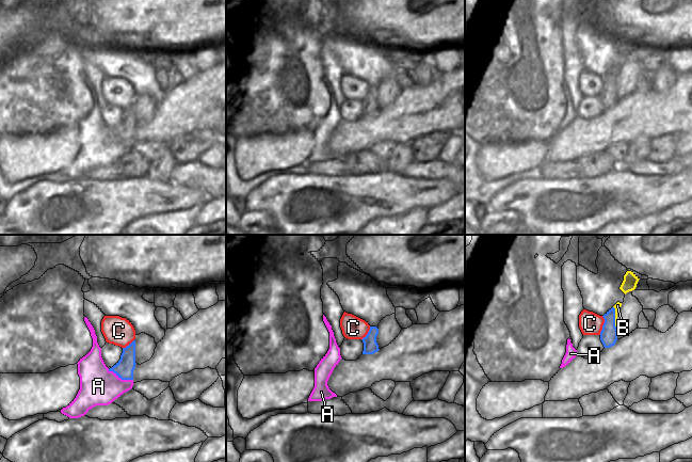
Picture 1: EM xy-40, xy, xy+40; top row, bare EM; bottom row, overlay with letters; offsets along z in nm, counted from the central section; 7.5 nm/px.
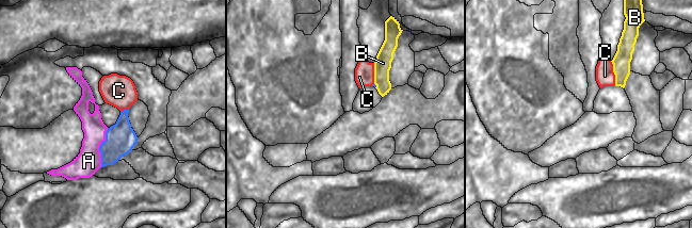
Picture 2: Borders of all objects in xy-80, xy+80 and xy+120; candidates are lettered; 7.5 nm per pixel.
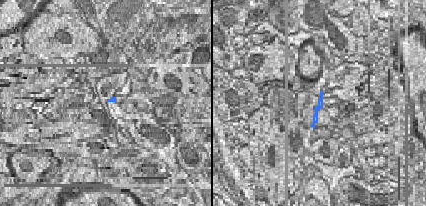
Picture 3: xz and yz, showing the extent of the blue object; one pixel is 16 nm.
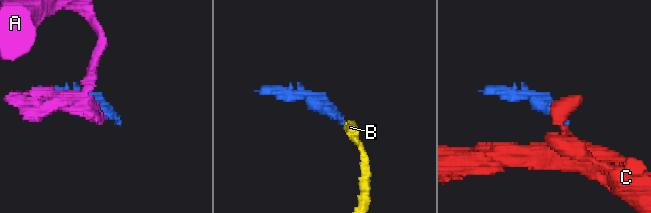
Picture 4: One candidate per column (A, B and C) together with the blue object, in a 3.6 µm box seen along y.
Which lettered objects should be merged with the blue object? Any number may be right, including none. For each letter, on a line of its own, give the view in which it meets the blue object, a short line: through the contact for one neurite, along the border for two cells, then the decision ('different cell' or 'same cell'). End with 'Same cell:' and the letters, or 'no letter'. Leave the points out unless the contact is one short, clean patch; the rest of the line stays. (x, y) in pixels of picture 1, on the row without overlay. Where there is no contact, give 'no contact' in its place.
A: meets blue in xy-40; different cell
B: meets blue in xy+40; same cell
C: meets blue in xy+40; line xy+40 (602, 77), (604, 84), (599, 95); different cell
Same cell: B

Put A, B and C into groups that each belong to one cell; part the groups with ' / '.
A / B / C

